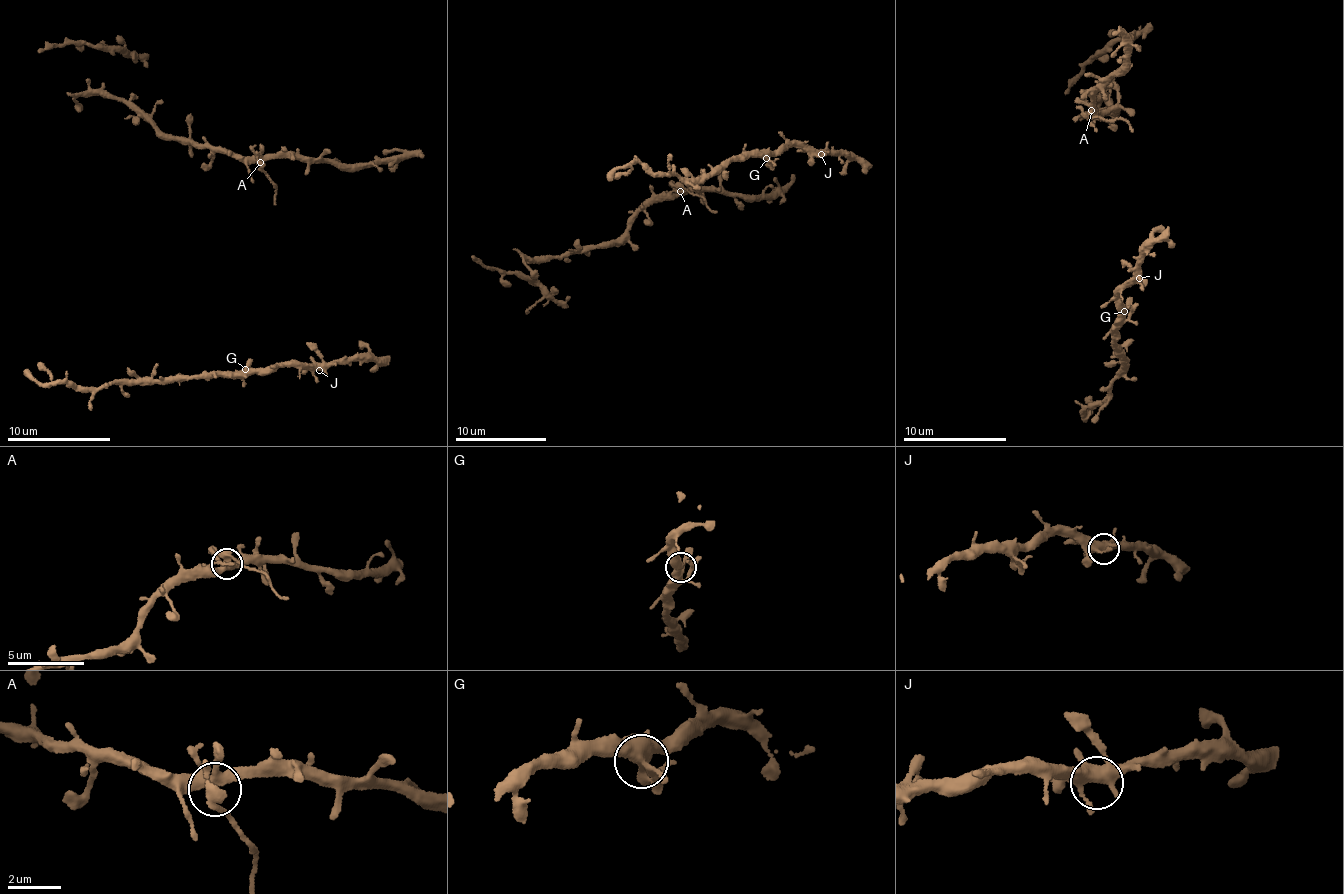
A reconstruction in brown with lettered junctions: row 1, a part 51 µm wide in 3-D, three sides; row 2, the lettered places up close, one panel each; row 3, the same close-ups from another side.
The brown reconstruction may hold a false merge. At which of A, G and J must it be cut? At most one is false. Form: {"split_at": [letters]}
{"split_at": ["A"]}

